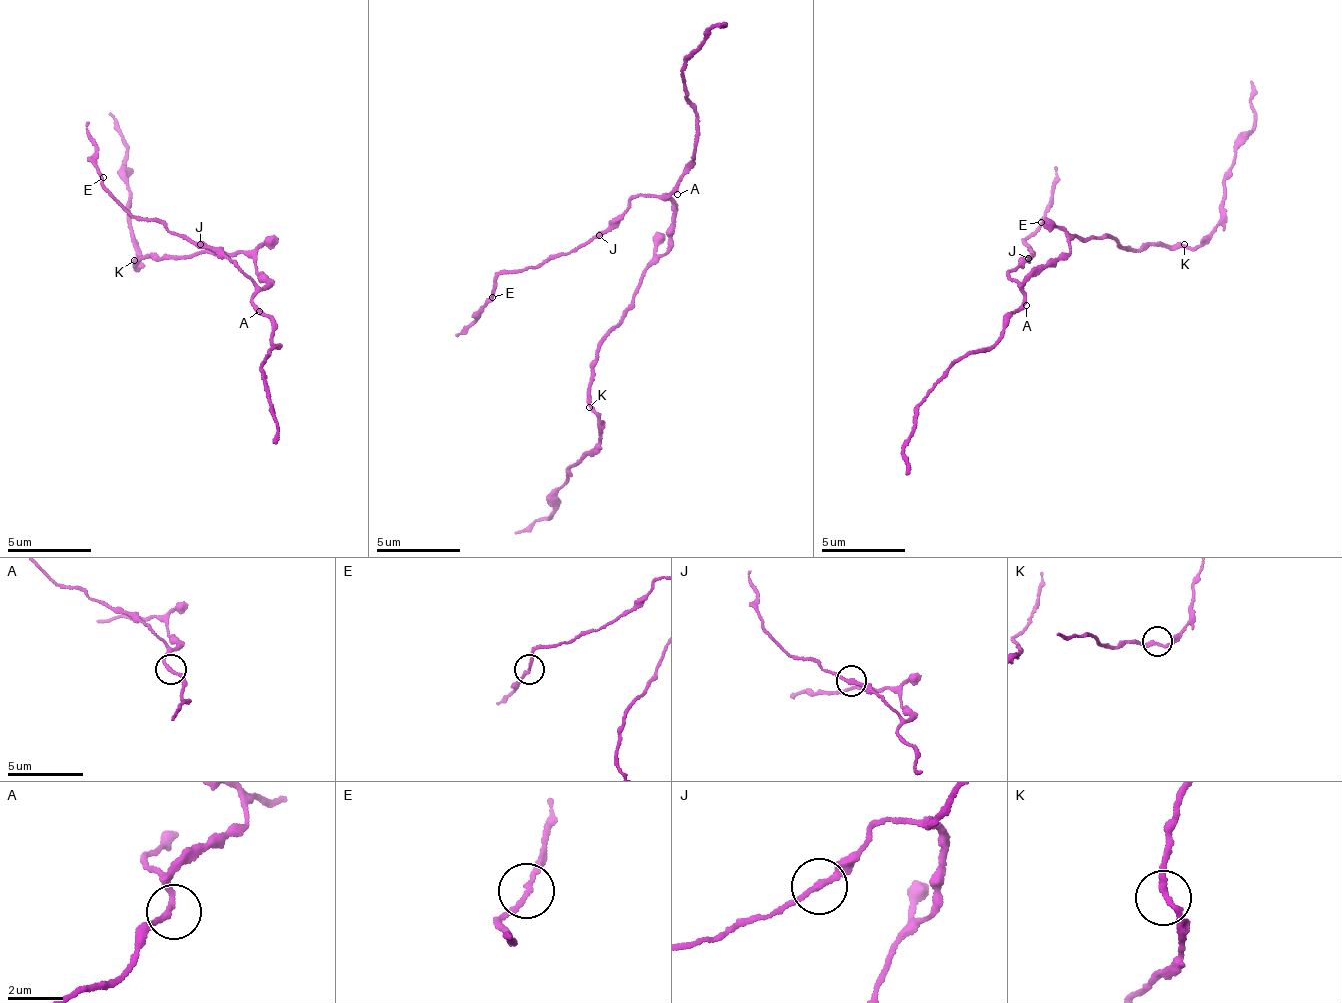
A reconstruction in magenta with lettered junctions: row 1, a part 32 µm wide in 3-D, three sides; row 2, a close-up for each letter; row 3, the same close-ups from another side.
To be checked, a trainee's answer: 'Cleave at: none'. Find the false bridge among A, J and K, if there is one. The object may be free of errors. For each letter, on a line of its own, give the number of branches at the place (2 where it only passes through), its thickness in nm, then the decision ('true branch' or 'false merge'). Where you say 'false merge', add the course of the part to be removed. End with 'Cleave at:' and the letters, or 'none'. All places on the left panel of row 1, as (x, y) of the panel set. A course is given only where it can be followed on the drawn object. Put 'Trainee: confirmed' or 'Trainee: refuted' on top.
Trainee: confirmed
A: 2 branches meet; 200 nm thick; true branch
J: 2 branches meet; 200 nm thick; true branch
K: 2 branches meet; 200 nm thick; true branch
Cleave at: none

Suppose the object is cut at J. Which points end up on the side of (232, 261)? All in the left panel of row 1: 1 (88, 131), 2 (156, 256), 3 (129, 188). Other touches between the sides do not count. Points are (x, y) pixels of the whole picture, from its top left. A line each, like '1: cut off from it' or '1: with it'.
1: cut off from it
2: with it
3: with it

